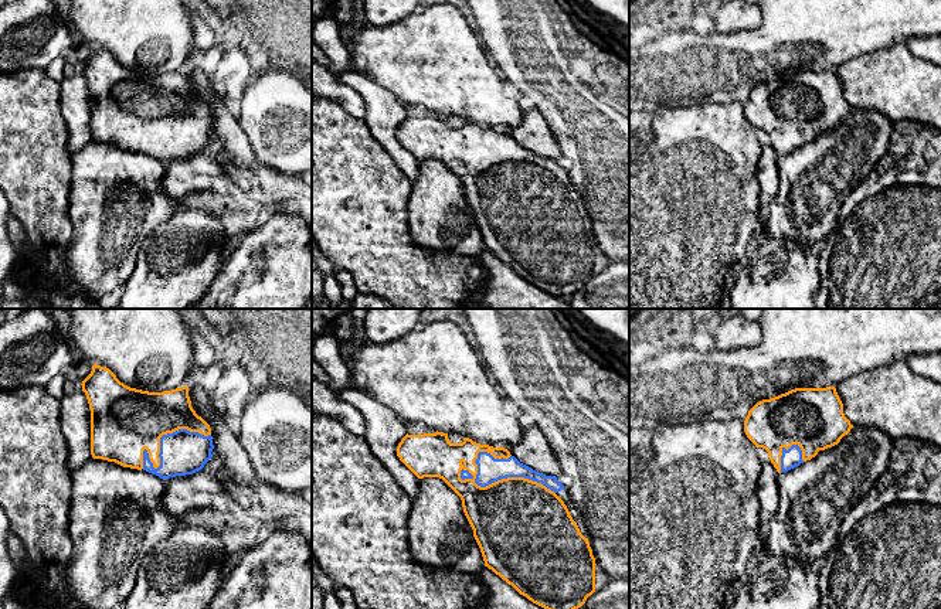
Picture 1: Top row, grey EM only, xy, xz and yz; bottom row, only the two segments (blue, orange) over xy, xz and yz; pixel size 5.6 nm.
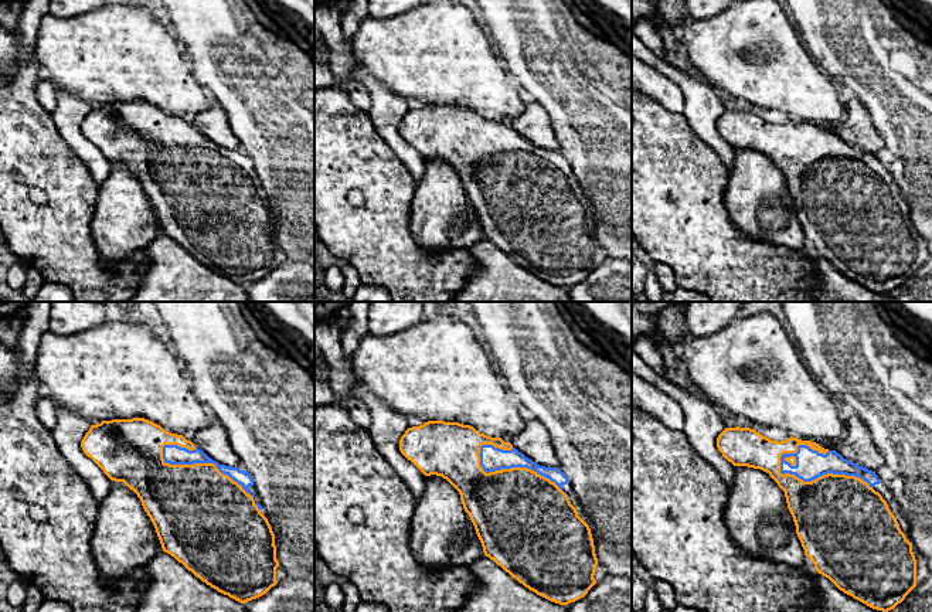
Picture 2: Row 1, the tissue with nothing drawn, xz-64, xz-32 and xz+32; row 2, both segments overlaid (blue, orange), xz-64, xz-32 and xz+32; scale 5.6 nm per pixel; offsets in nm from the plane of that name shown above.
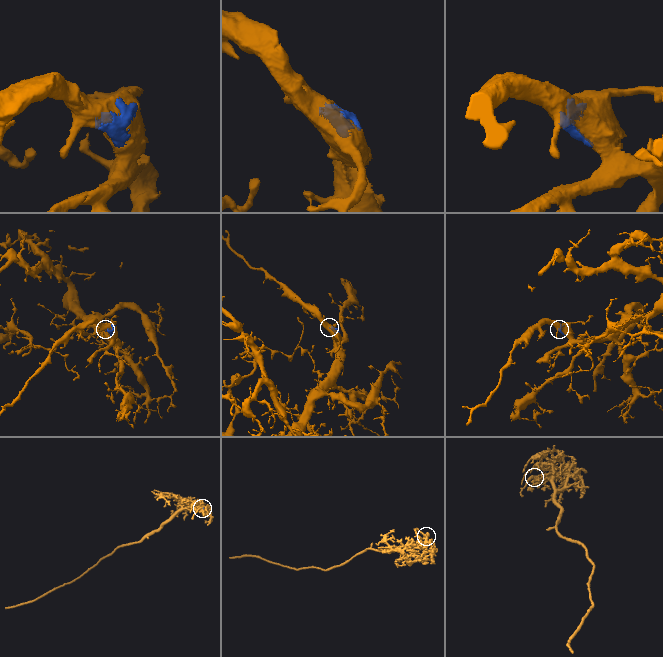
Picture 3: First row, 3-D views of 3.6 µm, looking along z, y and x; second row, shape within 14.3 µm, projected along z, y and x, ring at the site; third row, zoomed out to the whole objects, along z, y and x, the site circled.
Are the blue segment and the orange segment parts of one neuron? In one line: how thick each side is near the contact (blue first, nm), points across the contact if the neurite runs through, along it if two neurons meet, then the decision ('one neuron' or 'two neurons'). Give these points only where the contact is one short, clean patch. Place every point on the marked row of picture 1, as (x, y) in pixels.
calibres 140 and 480 nm; one neuron

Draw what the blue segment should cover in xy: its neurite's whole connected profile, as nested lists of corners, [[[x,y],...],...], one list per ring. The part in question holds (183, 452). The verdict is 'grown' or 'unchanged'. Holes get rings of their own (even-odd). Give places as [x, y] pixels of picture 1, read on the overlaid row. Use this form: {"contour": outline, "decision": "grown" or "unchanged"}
{"contour": [[[96,364],[81,385],[91,409],[94,459],[143,469],[164,480],[193,474],[213,457],[211,428],[193,409],[188,387],[163,392],[142,391],[125,385],[109,368]]], "decision": "grown"}

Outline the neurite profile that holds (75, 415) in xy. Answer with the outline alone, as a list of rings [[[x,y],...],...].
[[[82,385],[69,395],[62,395],[61,431],[68,443],[68,467],[75,470],[86,463],[91,455],[91,409]]]

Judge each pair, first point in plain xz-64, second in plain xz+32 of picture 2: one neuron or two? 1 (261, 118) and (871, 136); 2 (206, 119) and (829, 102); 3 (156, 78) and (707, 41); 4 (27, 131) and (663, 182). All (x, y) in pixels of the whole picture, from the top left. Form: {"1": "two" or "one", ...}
{"1": "two", "2": "two", "3": "one", "4": "one"}

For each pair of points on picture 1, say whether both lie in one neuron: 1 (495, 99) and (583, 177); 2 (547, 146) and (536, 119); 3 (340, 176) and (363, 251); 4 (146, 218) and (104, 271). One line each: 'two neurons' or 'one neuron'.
1: two neurons
2: one neuron
3: one neuron
4: one neuron

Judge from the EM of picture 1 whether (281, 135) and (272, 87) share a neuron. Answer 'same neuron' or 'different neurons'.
same neuron

